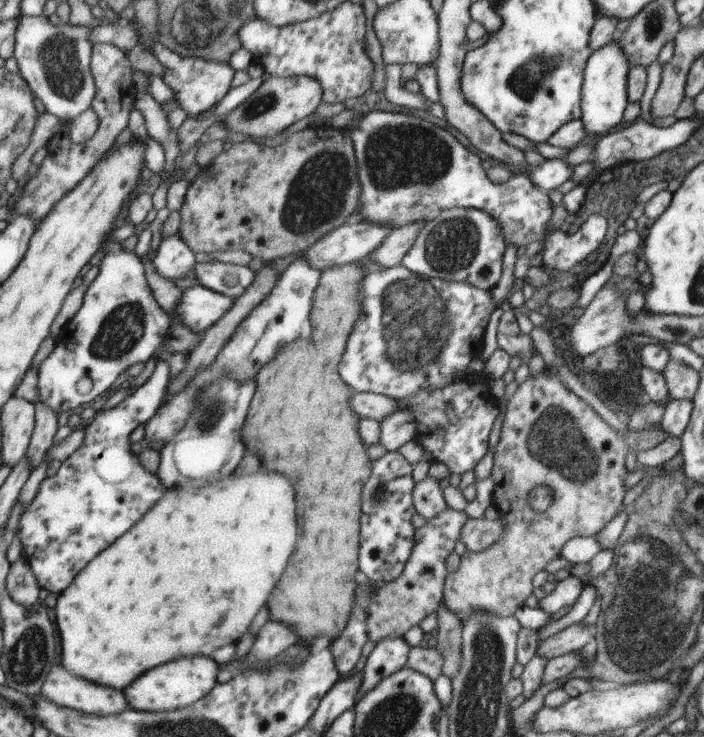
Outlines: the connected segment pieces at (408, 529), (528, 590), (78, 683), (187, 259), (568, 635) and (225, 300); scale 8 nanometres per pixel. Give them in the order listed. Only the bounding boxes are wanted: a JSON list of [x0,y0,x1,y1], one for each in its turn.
[[360,451,416,585],[443,371,666,620],[42,661,129,716],[154,233,196,279],[535,620,594,659],[175,283,233,332]]

